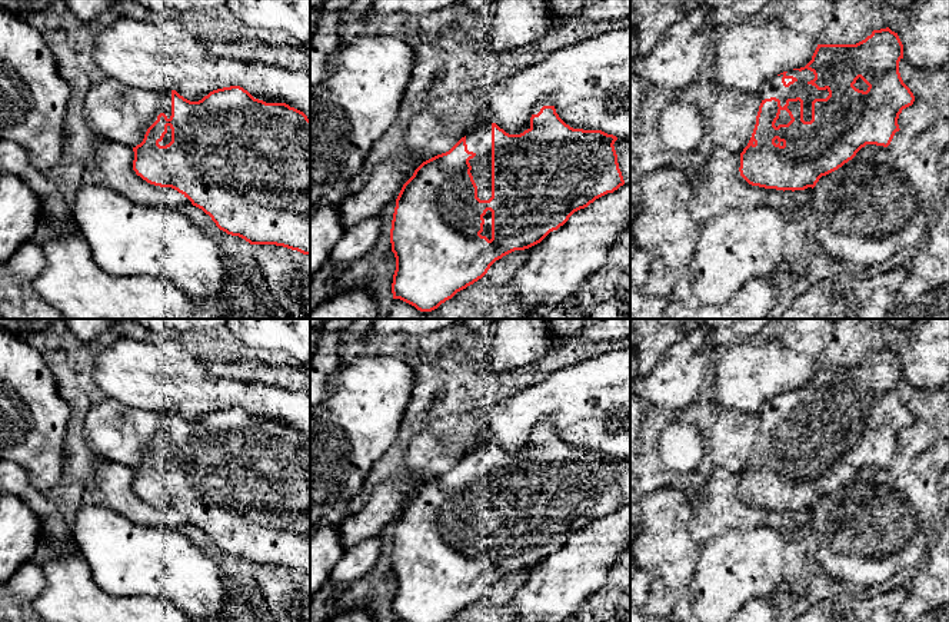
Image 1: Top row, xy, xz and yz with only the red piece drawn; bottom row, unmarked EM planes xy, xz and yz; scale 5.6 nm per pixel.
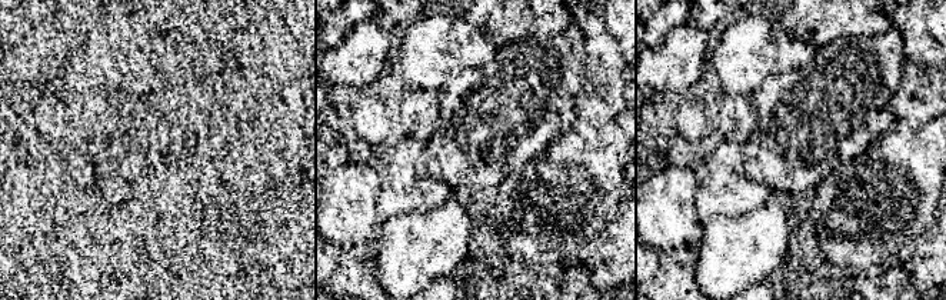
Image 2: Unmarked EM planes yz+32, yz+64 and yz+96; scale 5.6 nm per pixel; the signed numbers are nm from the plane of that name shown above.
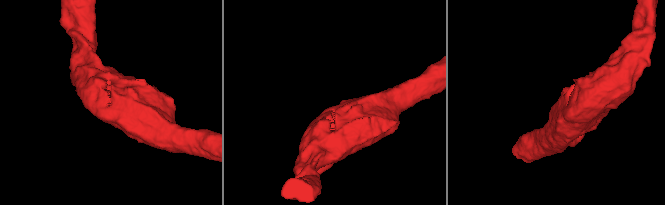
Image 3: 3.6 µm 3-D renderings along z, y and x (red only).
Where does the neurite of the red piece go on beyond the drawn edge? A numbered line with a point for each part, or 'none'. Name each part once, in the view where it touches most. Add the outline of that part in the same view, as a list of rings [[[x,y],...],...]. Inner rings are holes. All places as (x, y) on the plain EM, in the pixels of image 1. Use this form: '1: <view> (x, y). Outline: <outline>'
1: yz (773, 408). Outline: [[[808,389],[802,392],[787,390],[786,396],[793,396],[798,400],[789,408],[785,408],[782,403],[783,395],[769,399],[759,410],[760,420],[776,418],[780,420],[780,426],[783,428],[787,419],[800,418],[803,420],[803,440],[810,442],[812,422],[815,419],[826,419],[829,416],[828,409],[818,410],[812,406],[809,402],[815,399],[815,395]]]

